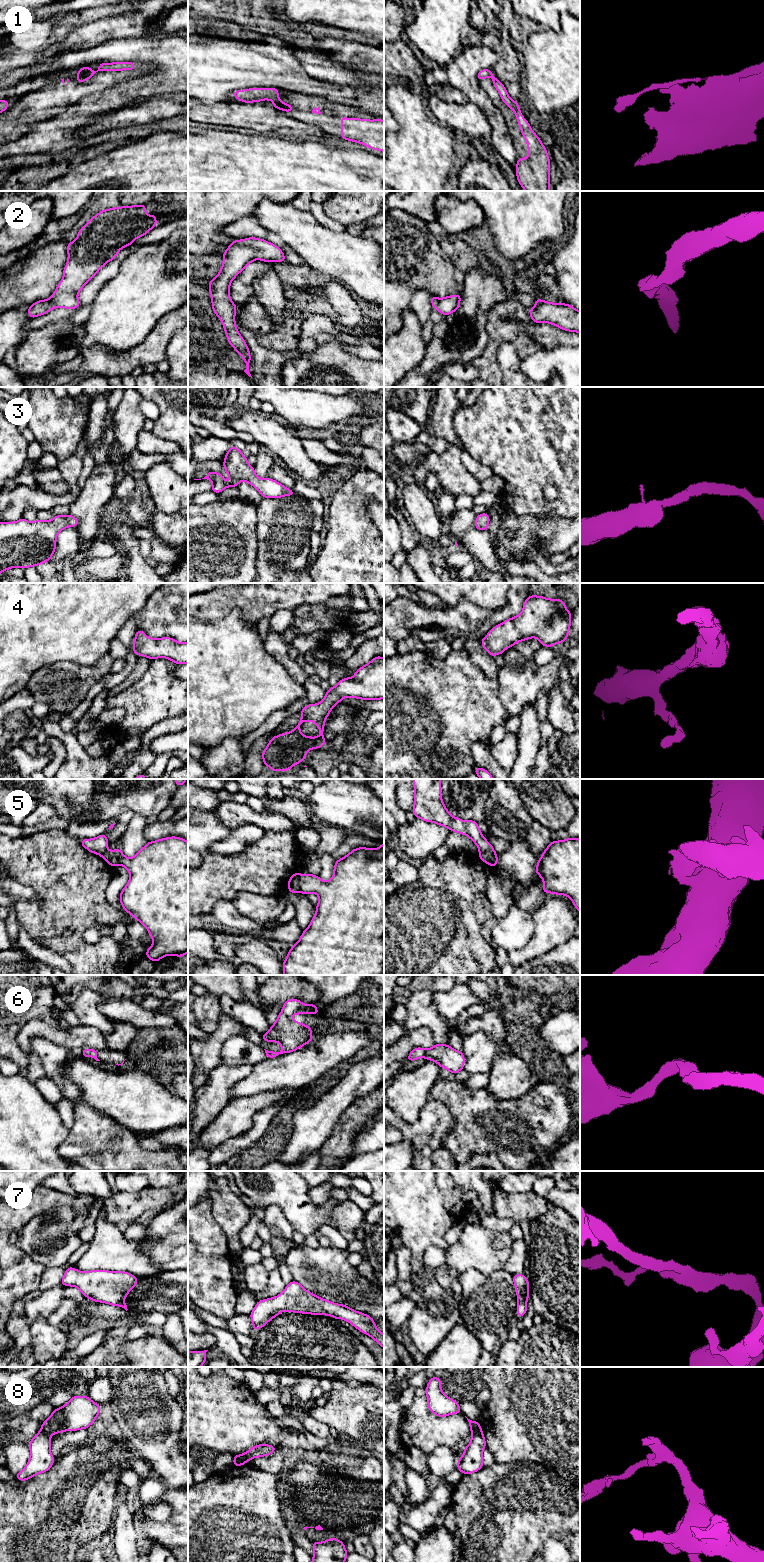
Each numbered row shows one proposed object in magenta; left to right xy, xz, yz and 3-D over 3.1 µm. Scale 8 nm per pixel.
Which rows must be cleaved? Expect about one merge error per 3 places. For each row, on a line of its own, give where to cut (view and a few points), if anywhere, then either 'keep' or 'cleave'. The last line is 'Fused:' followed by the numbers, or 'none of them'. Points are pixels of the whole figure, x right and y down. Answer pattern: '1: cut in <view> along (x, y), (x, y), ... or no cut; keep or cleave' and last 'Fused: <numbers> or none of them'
1: cut in xy along (77, 73), (90, 76); cleave
2: no cut; keep
3: no cut; keep
4: no cut; keep
5: cut in xz along (300, 874), (299, 891); cleave
6: no cut; keep
7: no cut; keep
8: cut in xy along (41, 1429), (49, 1435); cleave
Fused: 1, 5, 8

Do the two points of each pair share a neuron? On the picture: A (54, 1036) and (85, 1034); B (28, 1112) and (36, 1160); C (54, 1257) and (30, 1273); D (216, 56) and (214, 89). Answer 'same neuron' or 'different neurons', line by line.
A: same neuron
B: same neuron
C: different neurons
D: same neuron

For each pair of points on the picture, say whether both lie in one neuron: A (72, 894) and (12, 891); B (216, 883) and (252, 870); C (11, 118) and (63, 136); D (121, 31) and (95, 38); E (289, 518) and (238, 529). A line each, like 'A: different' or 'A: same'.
A: different
B: same
C: different
D: same
E: different

